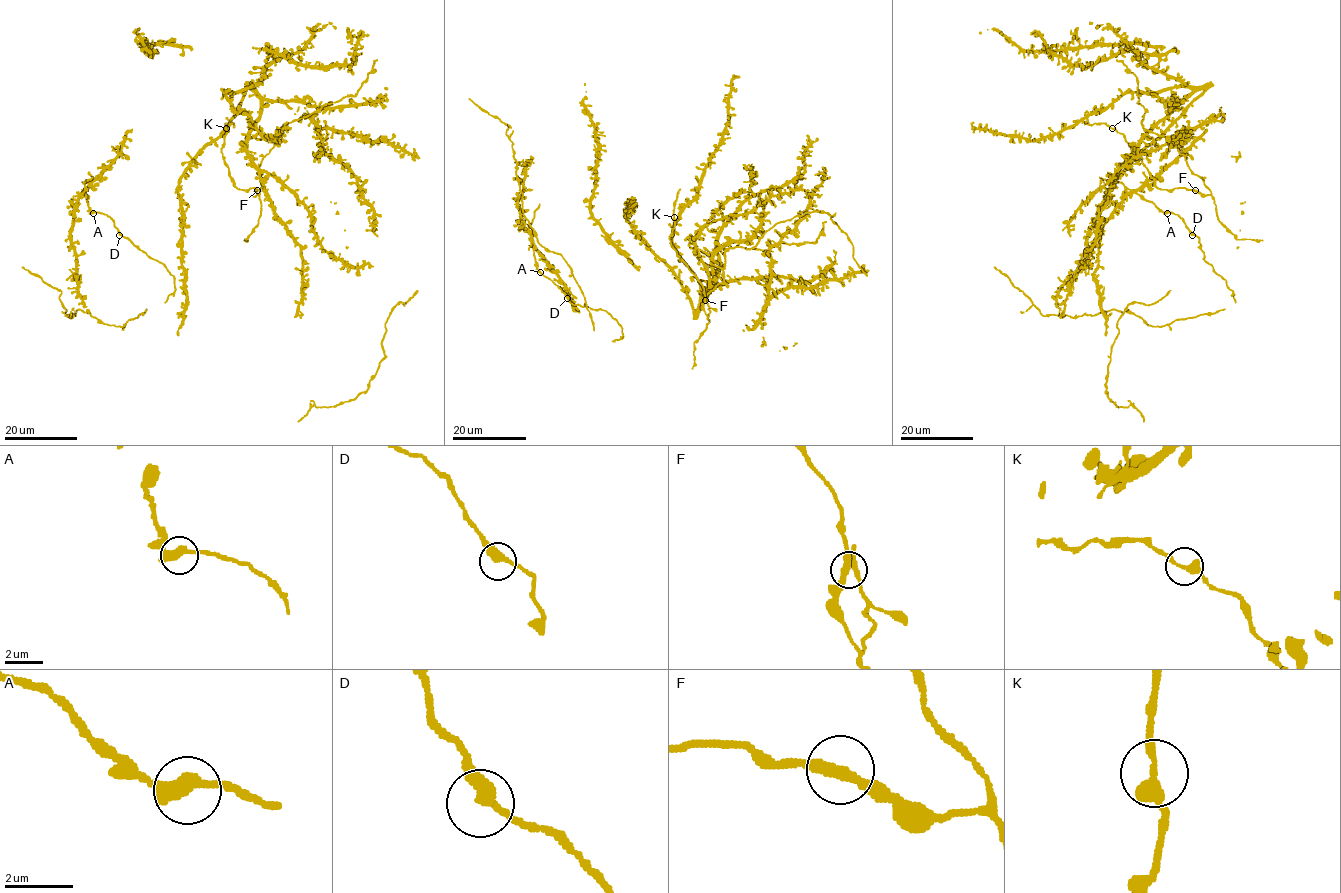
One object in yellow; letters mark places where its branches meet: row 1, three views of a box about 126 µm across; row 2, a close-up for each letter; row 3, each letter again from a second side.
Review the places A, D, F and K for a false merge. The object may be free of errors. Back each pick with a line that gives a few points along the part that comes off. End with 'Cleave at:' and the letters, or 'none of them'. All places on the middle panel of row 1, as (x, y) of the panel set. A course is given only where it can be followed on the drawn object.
Cleave at: none of them

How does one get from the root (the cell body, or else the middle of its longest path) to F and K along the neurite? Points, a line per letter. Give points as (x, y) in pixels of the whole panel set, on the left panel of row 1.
F: (236, 109), (251, 89), (260, 99), (260, 117), (250, 135), (274, 137), (258, 169), (257, 190)
K: (236, 109), (251, 89), (260, 117), (250, 135), (274, 137), (258, 195), (230, 176), (226, 128)

